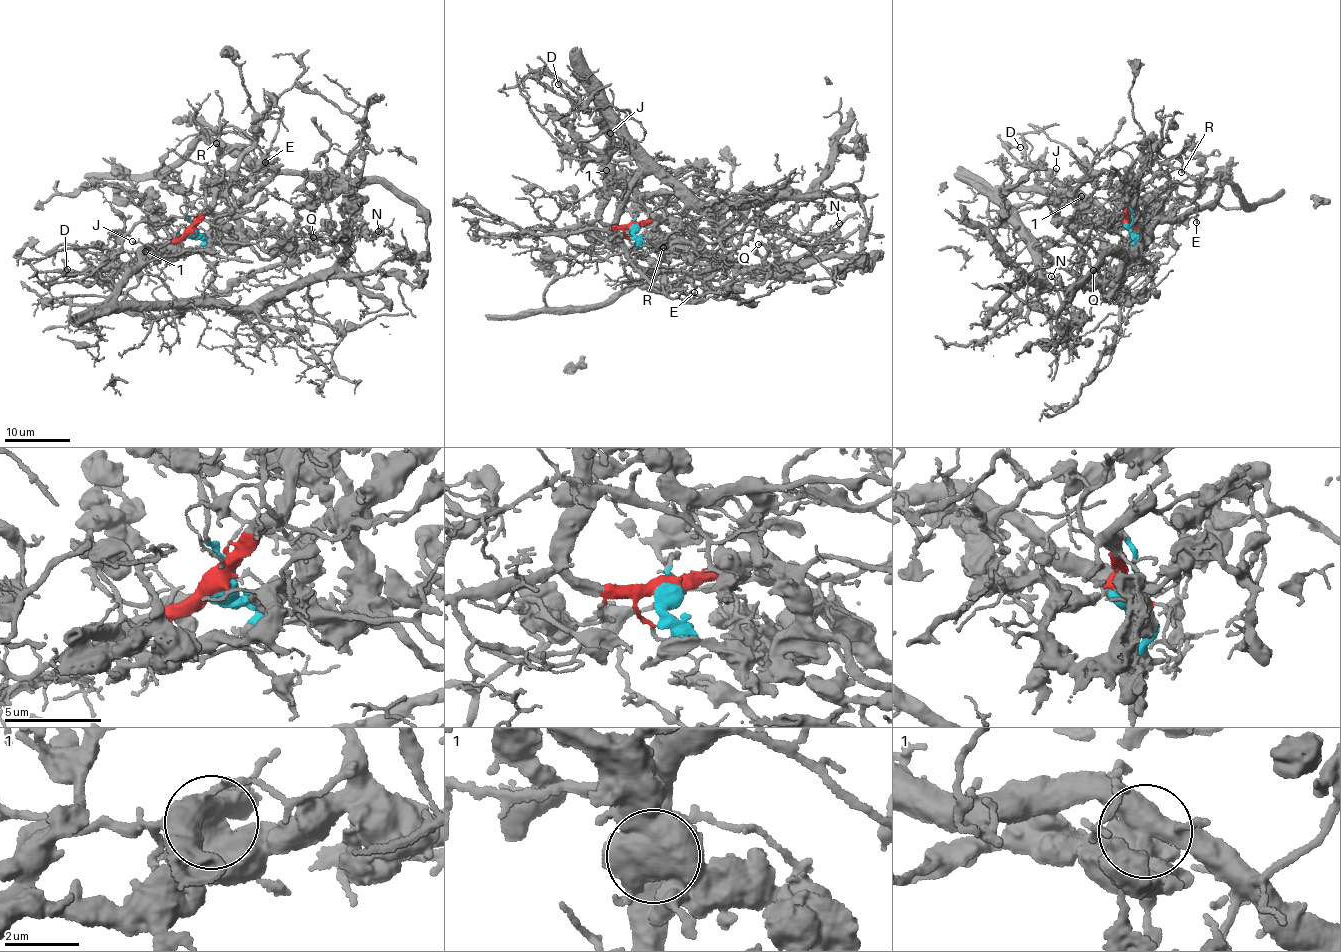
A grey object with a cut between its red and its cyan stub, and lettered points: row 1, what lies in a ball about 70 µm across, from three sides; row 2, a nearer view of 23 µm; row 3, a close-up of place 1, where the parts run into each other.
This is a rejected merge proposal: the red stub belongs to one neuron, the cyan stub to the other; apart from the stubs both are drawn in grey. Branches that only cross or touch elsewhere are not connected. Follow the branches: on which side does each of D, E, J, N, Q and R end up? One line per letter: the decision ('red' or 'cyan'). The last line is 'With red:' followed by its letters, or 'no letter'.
D: cyan
E: red
J: red
N: cyan
Q: cyan
R: red
With red: E, J, R

